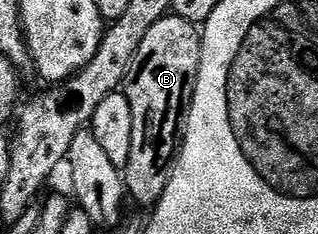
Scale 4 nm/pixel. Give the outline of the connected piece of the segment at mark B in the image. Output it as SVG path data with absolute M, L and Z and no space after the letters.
M167 16L148 28L148 36L144 36L140 48L136 48L134 59L126 73L124 93L128 96L128 104L132 104L132 152L128 155L124 181L127 195L147 208L158 205L160 196L164 196L164 188L168 188L170 173L174 171L174 161L178 159L186 128L186 114L194 95L194 81L198 79L201 55L202 36L199 27L183 18Z

